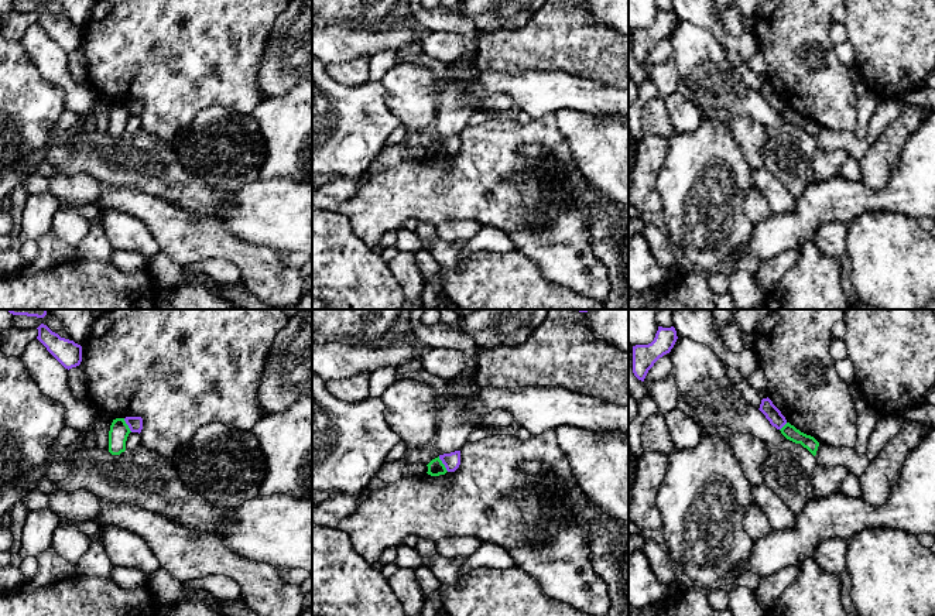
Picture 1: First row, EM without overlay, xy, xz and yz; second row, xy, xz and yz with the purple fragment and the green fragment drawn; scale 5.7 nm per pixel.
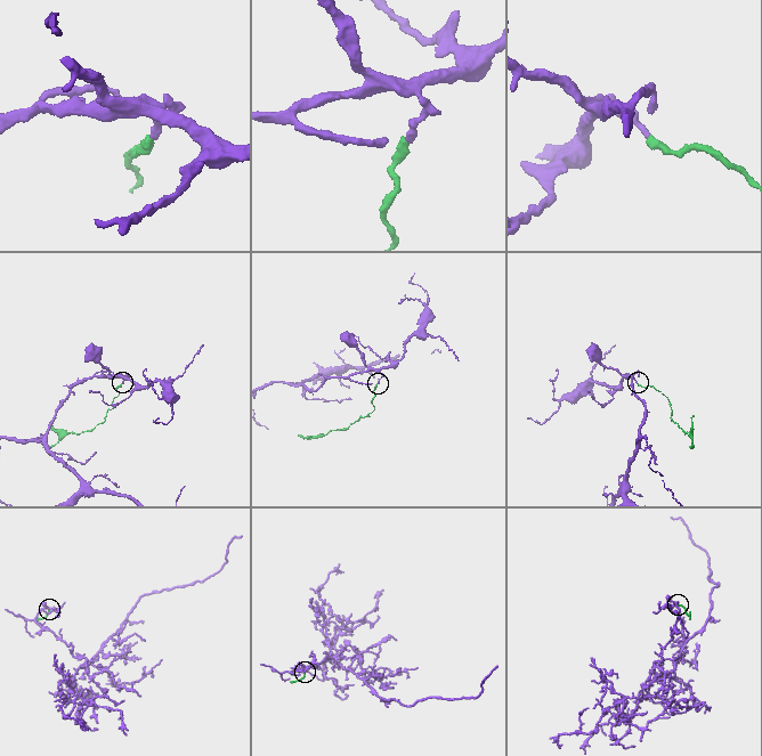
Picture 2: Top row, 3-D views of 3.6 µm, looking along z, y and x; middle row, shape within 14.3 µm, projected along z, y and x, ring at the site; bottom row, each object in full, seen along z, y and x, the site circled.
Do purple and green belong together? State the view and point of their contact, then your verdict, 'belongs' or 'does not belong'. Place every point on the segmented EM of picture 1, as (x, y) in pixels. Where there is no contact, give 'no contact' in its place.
contact xz (442, 462); does not belong

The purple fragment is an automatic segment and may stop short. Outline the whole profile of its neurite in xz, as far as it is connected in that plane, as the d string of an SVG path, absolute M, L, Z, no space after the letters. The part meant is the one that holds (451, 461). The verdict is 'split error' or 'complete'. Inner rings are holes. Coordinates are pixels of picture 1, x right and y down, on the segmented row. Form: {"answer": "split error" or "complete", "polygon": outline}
{"answer": "complete", "polygon": "M460 451L439 455L448 472L455 472L460 465Z"}

